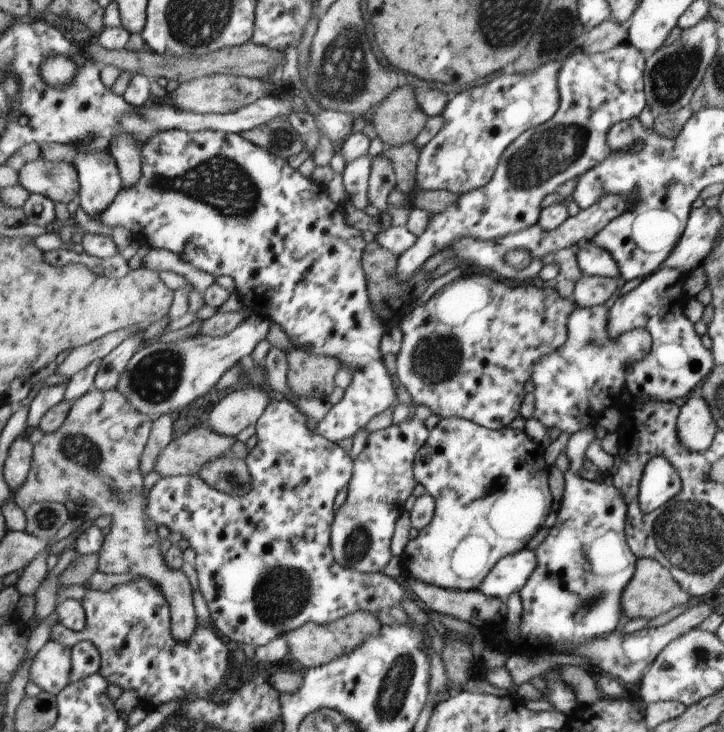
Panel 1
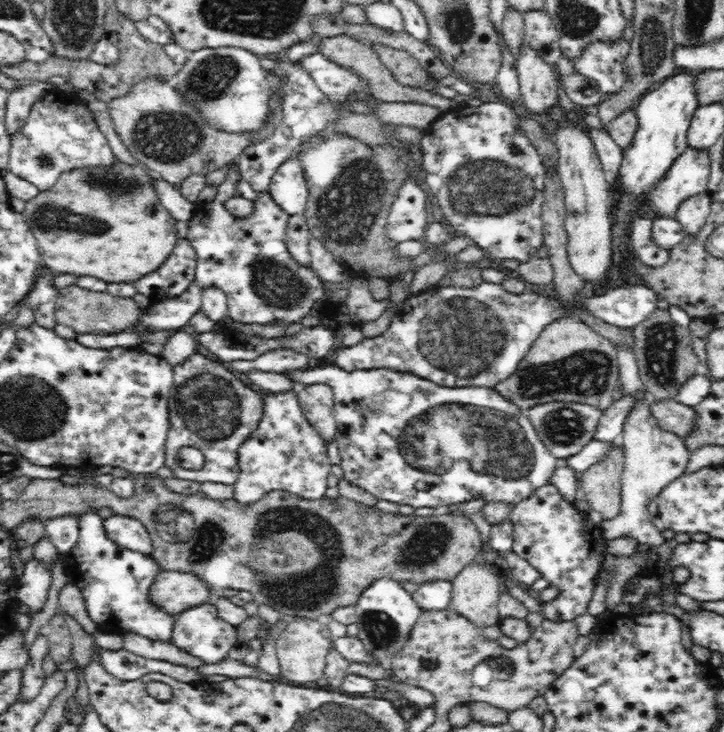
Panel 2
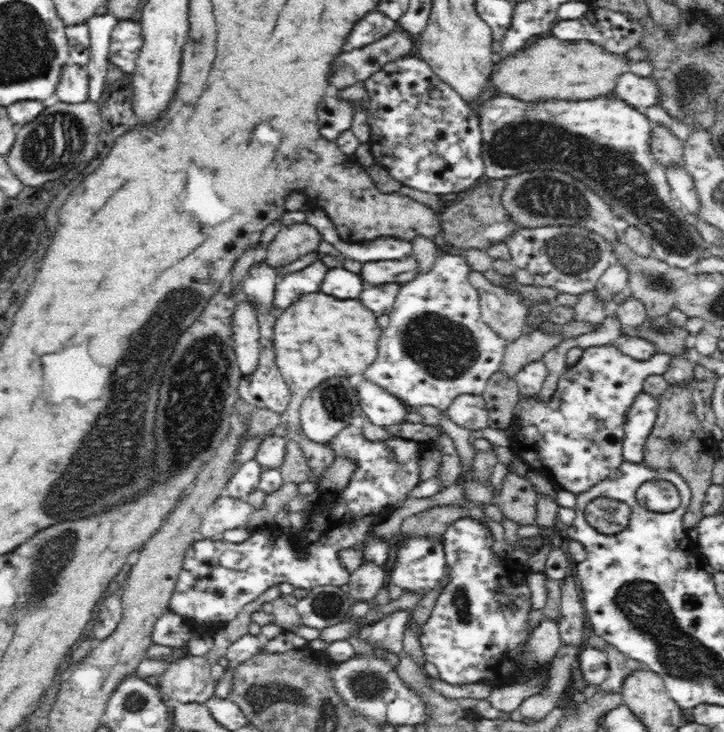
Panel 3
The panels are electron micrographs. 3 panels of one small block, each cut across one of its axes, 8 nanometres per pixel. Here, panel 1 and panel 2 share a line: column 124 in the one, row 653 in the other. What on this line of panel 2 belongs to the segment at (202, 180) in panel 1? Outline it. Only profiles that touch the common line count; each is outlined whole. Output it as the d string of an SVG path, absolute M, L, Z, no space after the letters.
M204 603L188 608L176 615L174 632L172 632L171 643L188 654L200 658L206 664L214 664L224 660L226 655L234 646L237 646L237 629L227 624L218 614L217 608Z

